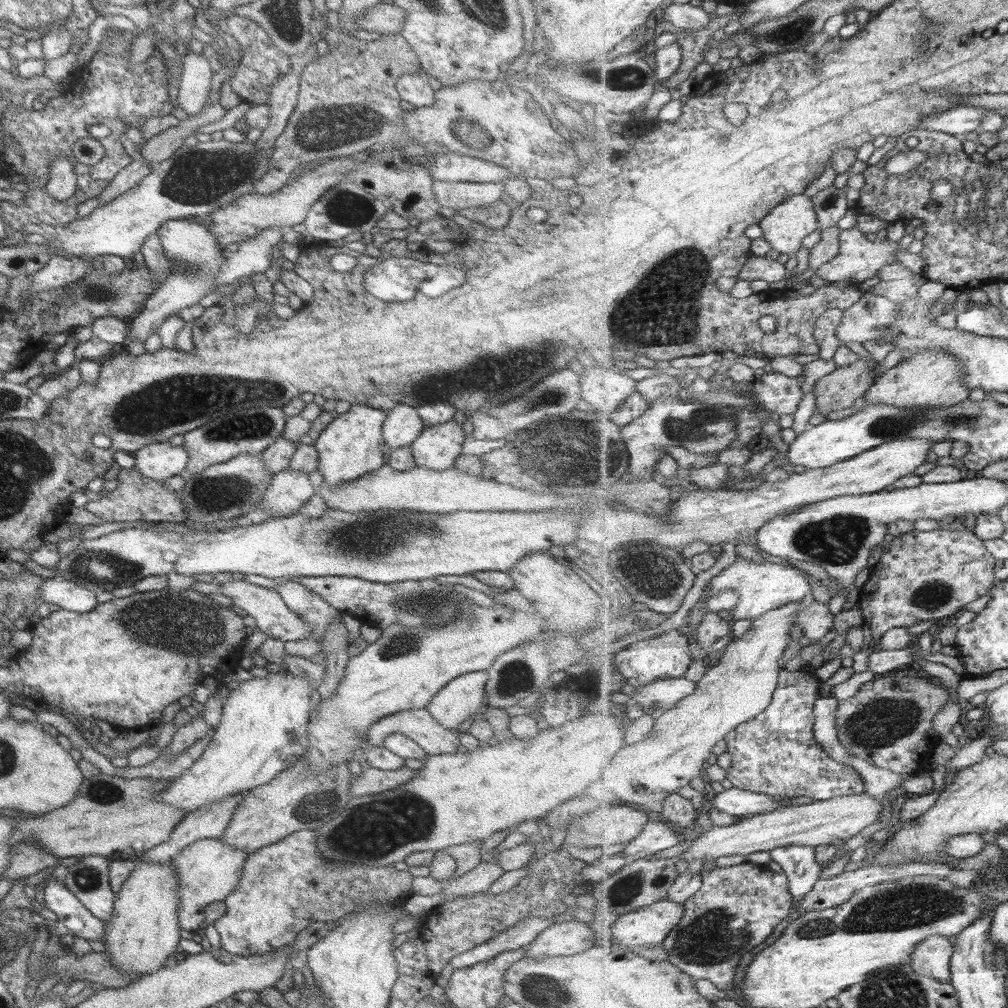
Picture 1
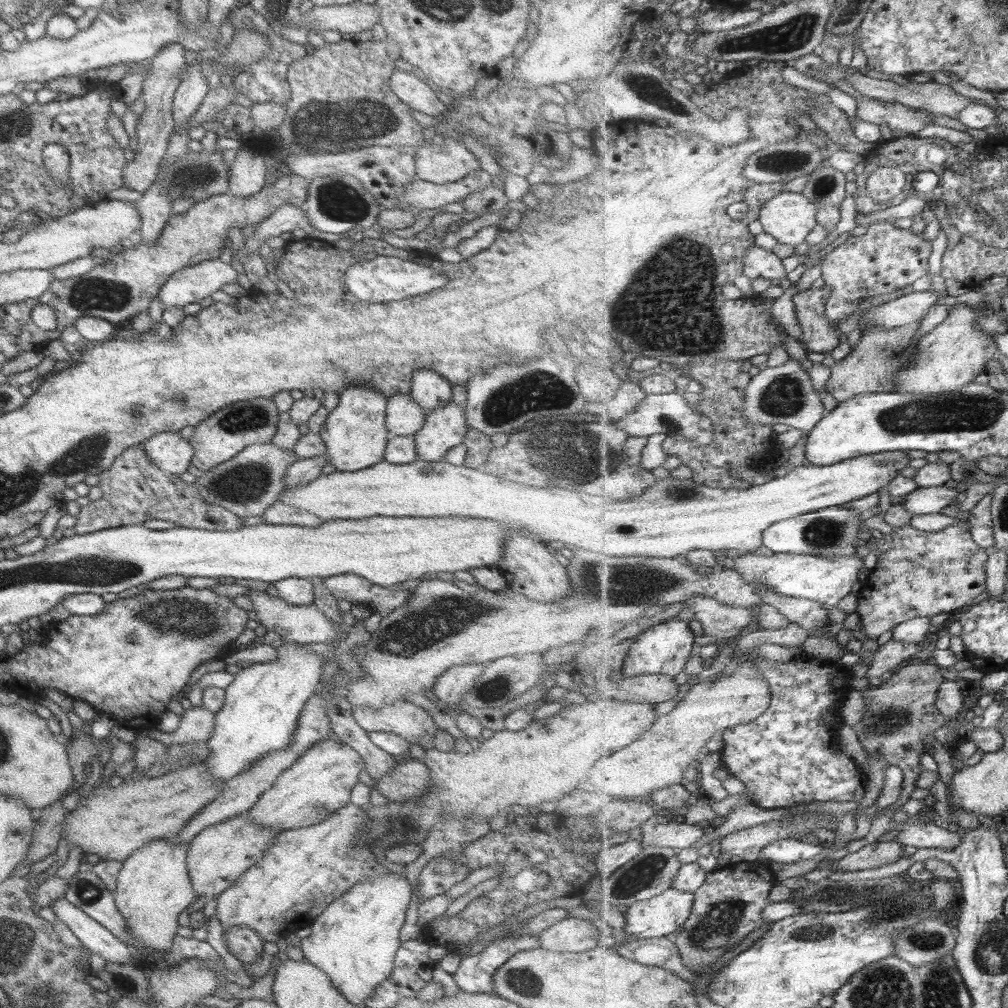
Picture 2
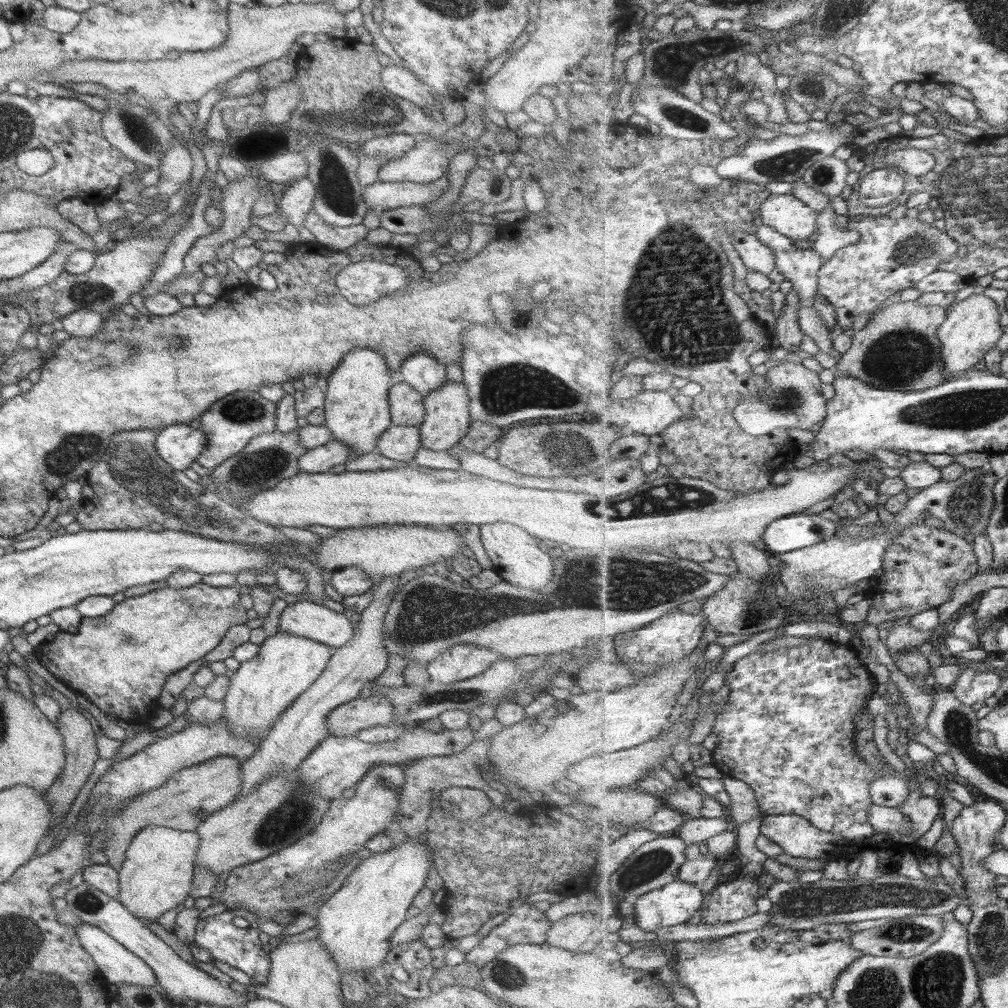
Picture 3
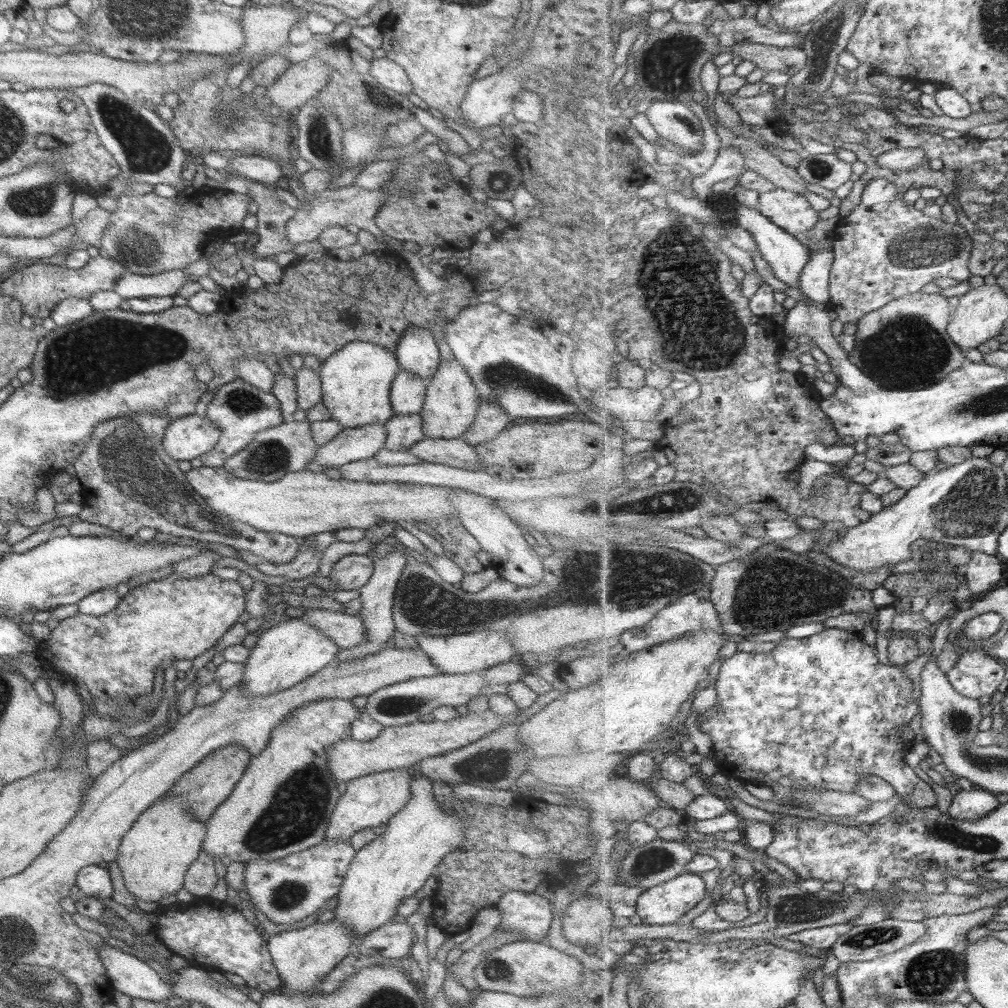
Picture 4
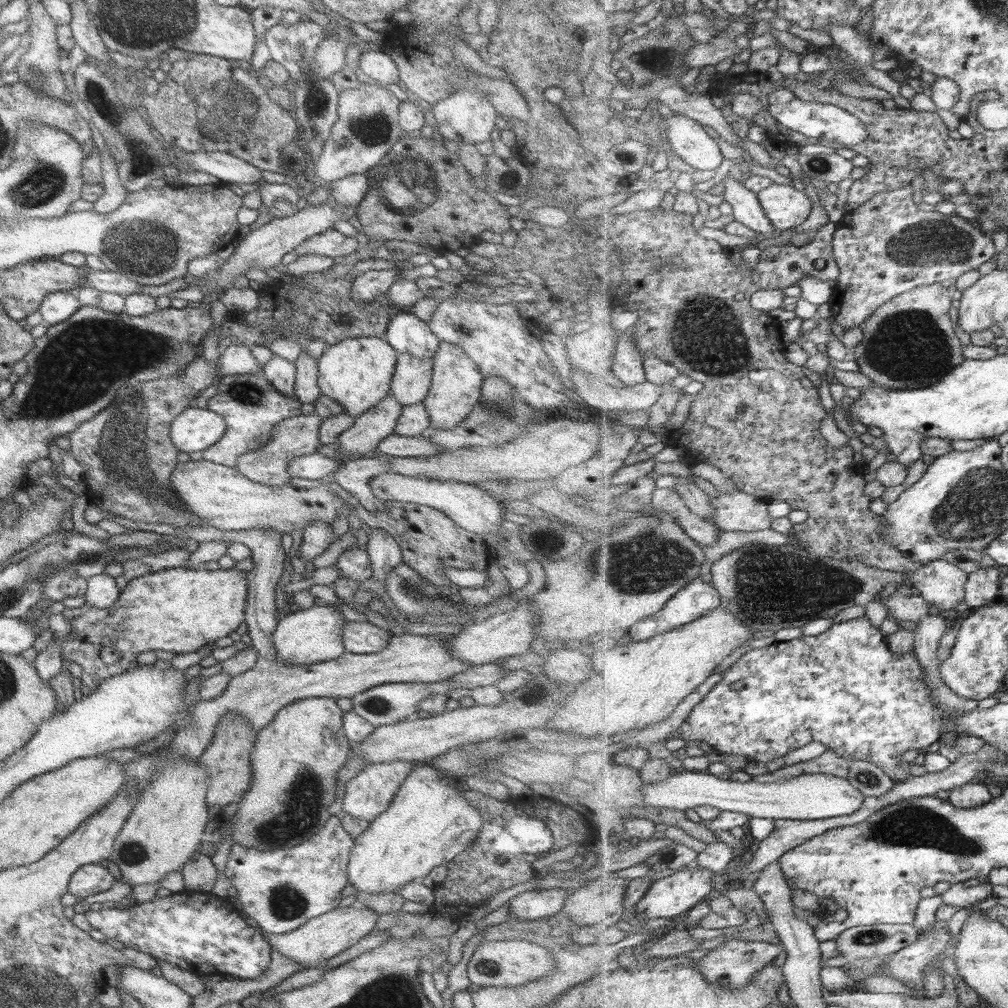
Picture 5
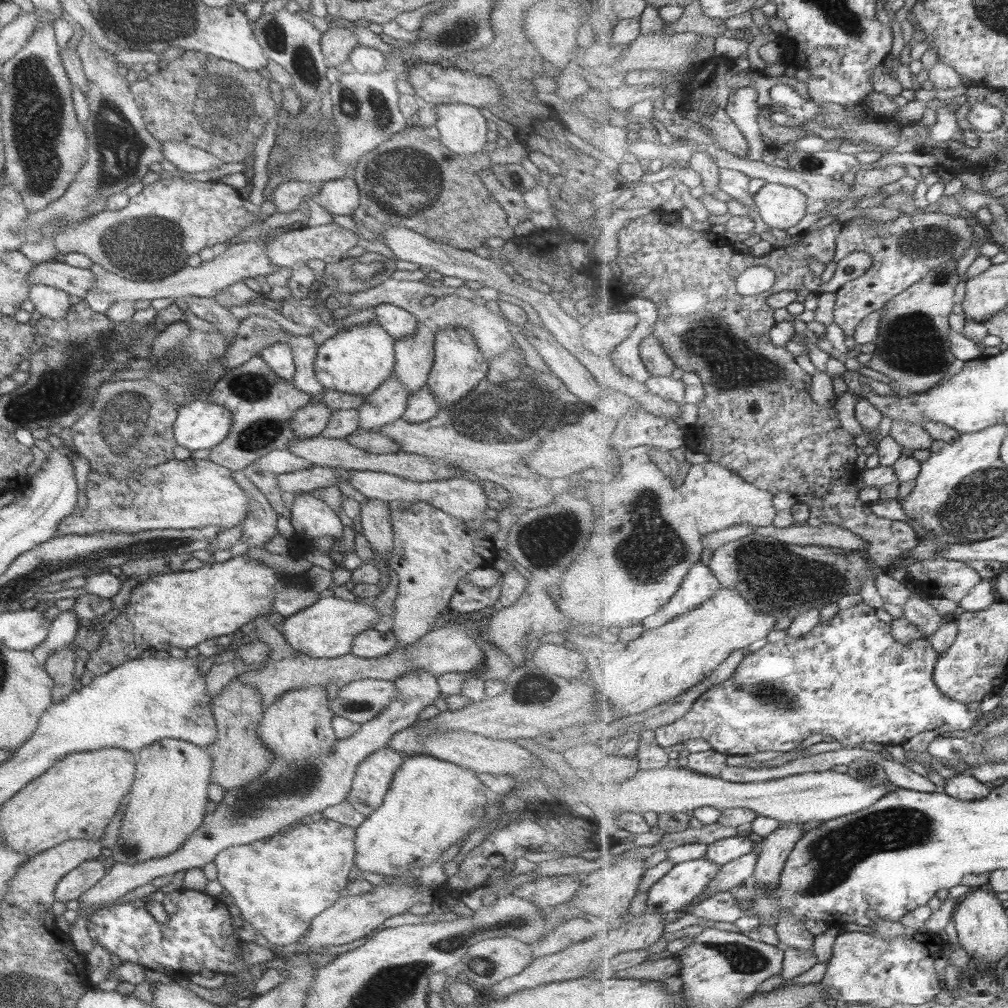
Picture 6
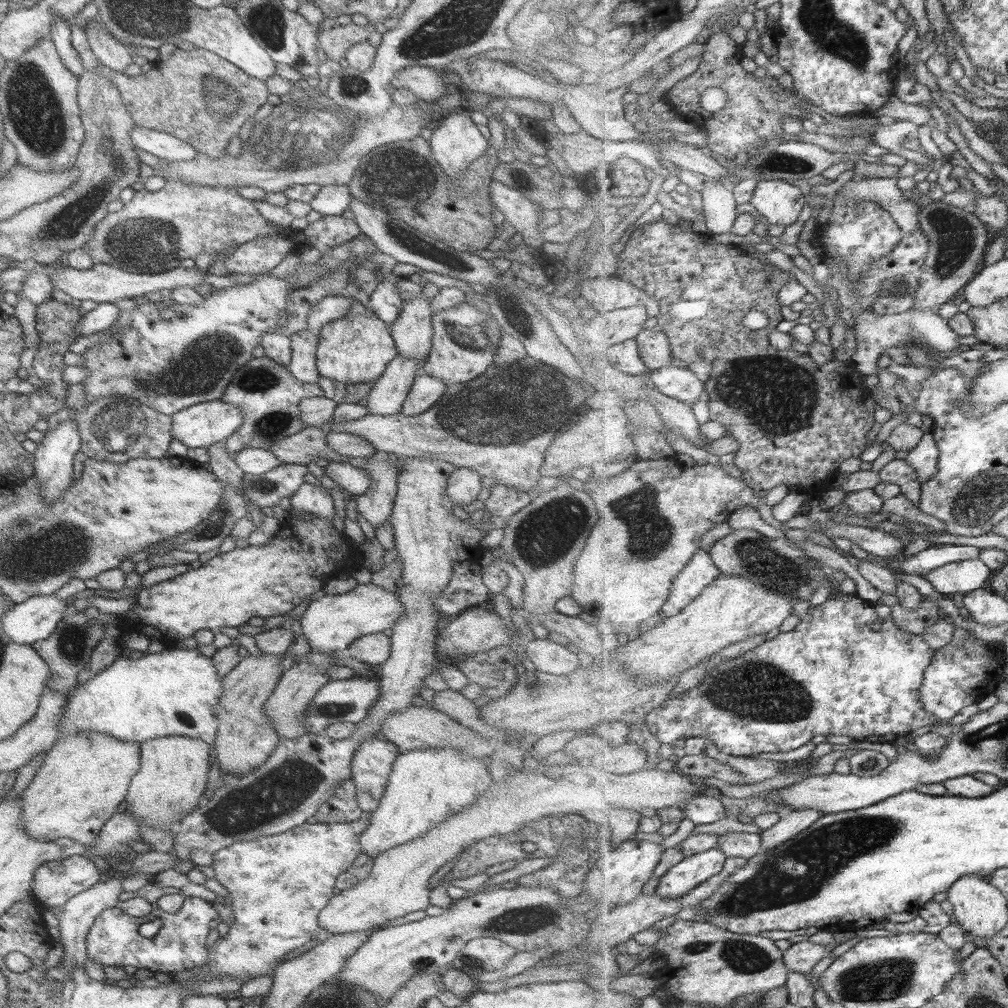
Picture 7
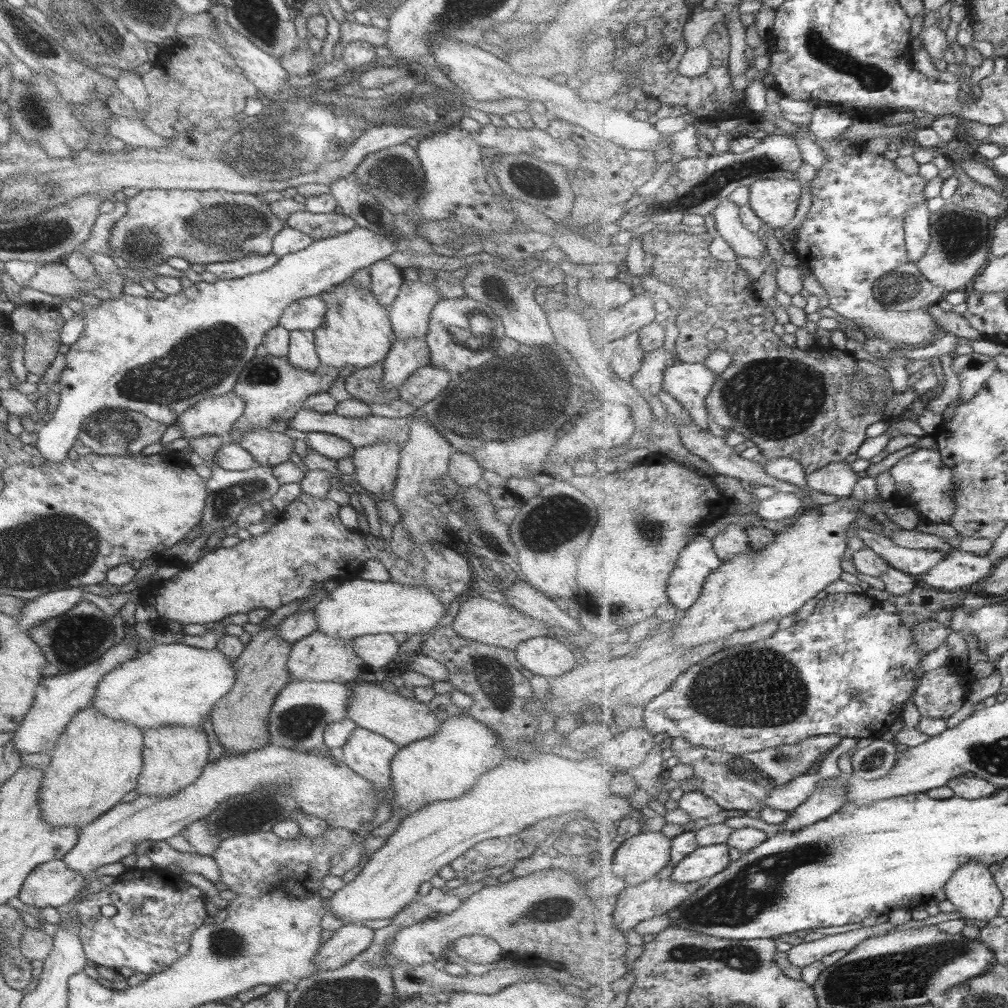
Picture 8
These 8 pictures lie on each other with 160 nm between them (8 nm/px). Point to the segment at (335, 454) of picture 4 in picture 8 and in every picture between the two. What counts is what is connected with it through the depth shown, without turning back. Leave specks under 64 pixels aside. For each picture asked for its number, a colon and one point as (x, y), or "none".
5: (368, 429)
6: (383, 406)
7: (385, 397)
8: (404, 357)

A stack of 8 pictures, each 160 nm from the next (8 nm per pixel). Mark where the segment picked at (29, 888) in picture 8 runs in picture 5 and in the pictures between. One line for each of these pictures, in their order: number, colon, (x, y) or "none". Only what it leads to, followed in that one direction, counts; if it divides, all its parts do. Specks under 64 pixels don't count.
5: (89, 879)
6: (73, 884)
7: (53, 883)

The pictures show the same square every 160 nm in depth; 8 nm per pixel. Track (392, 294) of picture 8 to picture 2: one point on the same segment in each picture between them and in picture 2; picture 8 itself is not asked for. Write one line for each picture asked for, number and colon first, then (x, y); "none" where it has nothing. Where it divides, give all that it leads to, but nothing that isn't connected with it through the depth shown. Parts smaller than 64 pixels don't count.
2: (428, 390)
3: (421, 372)
4: (416, 353)
5: (405, 333)
6: (399, 324)
7: (384, 302)

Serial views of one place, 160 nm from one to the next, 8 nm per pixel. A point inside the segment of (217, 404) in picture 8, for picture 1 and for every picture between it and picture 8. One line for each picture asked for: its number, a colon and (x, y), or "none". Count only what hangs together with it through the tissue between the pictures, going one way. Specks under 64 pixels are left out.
1: (159, 461)
2: (168, 452)
3: (178, 445)
4: (187, 437)
5: (194, 429)
6: (199, 425)
7: (197, 426)

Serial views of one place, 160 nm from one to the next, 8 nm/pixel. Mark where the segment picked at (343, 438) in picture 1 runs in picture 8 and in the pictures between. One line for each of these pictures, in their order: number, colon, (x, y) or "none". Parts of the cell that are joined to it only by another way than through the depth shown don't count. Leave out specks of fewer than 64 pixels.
2: (354, 435)
3: (355, 407)
4: (354, 382)
5: (355, 373)
6: (356, 360)
7: (355, 349)
8: (355, 332)

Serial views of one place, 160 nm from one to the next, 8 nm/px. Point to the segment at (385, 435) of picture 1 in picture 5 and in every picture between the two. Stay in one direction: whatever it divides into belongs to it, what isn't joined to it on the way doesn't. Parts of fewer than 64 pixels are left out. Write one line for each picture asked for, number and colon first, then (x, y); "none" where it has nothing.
2: (402, 417)
3: (405, 406)
4: (406, 392)
5: (411, 377)

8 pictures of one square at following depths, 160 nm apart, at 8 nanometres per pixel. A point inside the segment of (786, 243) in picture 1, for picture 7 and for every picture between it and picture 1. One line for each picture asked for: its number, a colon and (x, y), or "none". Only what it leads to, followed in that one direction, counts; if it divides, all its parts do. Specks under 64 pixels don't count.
2: (790, 217)
3: (788, 214)
4: (790, 211)
5: (787, 207)
6: (780, 206)
7: (780, 202)

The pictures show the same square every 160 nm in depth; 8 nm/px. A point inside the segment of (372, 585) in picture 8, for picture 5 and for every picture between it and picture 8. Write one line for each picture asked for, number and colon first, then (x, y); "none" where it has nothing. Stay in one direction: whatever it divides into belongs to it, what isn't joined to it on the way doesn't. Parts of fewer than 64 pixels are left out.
5: (312, 635)
6: (325, 629)
7: (332, 622)

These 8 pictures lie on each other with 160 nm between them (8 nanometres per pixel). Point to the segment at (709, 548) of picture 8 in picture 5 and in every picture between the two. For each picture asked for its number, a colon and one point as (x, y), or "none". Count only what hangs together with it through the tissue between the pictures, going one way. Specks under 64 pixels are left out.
5: (696, 600)
6: (701, 585)
7: (701, 572)

